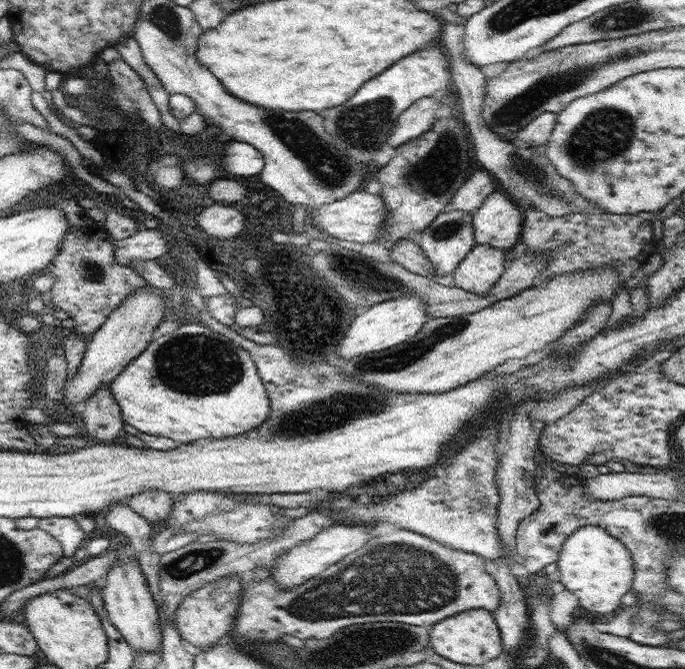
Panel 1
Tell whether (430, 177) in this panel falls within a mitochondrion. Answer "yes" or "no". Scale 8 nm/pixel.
yes

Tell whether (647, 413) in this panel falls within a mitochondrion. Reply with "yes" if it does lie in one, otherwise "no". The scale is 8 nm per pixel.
no

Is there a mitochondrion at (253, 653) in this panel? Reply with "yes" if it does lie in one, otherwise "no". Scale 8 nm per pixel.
no

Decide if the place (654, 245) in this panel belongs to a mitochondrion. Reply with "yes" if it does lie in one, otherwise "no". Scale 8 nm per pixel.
no

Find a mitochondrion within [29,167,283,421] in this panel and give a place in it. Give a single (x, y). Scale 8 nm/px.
(191, 363)

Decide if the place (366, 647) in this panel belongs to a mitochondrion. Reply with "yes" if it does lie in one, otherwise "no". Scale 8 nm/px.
yes

